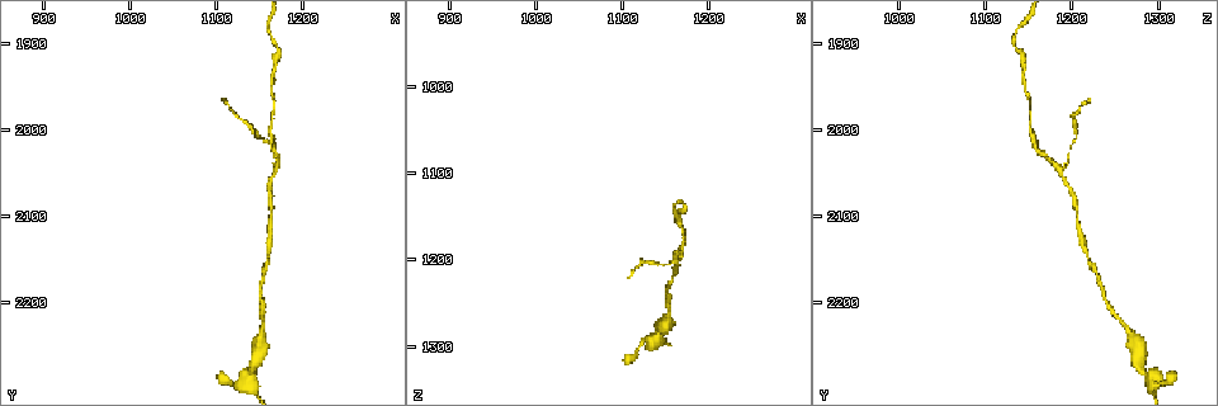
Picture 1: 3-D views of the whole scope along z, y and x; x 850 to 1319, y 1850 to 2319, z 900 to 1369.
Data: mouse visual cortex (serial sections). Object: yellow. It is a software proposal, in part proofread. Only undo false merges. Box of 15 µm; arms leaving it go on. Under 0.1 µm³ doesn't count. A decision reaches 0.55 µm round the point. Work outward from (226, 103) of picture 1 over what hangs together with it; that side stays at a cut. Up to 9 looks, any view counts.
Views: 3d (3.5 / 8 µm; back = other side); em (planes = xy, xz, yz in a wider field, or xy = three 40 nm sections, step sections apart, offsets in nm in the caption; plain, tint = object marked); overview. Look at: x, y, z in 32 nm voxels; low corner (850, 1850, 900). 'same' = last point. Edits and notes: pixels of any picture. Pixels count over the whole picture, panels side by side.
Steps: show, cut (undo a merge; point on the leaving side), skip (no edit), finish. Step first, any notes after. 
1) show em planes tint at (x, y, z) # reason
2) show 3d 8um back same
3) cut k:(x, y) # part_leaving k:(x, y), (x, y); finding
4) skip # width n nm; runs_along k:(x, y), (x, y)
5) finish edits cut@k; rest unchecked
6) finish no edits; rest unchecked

show 3d 3.5um at (1170, 2045, 1195)

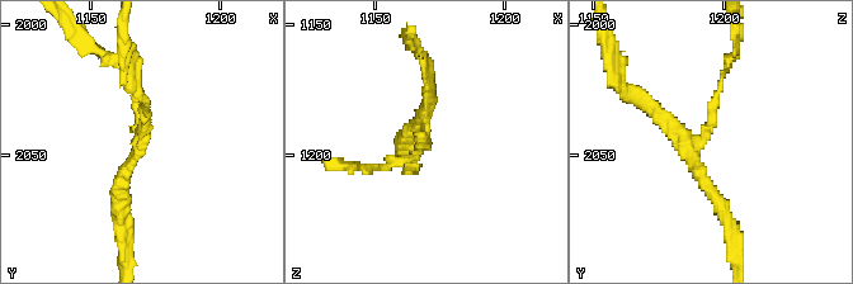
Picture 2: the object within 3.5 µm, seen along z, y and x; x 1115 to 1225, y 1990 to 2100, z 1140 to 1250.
show em xy step 2 tint at (1170, 2045, 1190)

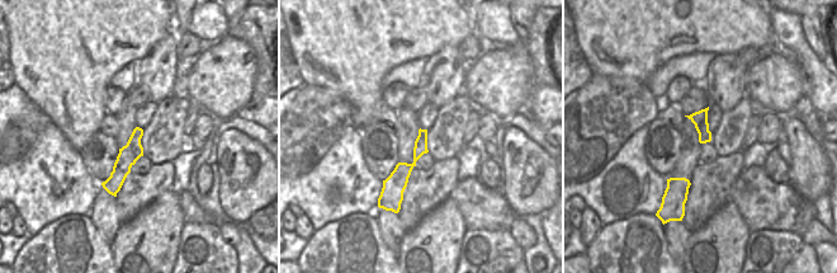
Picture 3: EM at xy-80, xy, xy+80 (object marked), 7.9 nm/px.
show em xy step 1 tint same

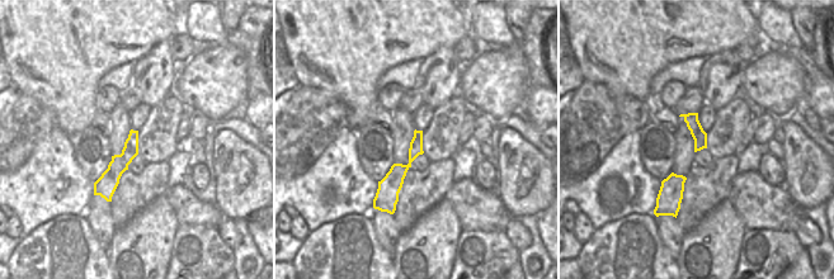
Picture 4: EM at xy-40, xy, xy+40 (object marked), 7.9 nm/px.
skip # runs_along 4:(419, 133), (409, 164), (381, 197); all the same cell

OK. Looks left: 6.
show 3d 3.5um at (1170, 1970, 1150) # thin neck

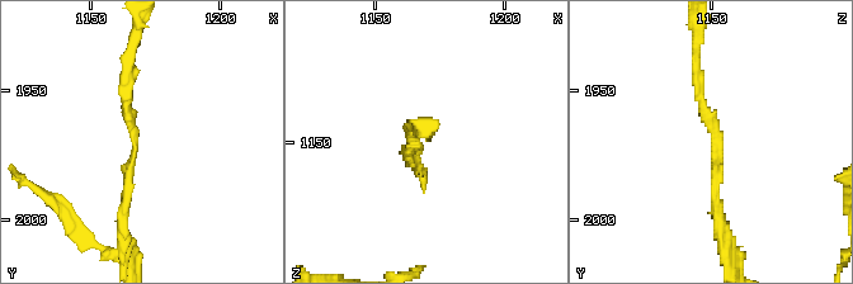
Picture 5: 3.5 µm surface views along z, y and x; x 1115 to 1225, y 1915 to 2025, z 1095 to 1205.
skip # runs_along 5:(721, 233), (719, 132), (696, 70); all the same cell

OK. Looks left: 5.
show 3d 3.5um at (1155, 2235, 1270) # sudden change in width

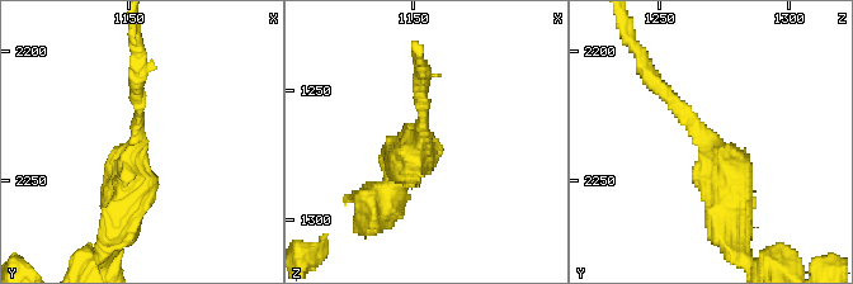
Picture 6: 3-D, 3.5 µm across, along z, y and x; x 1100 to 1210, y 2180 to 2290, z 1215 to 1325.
show em xy step 2 tint at (1153, 2237, 1270)

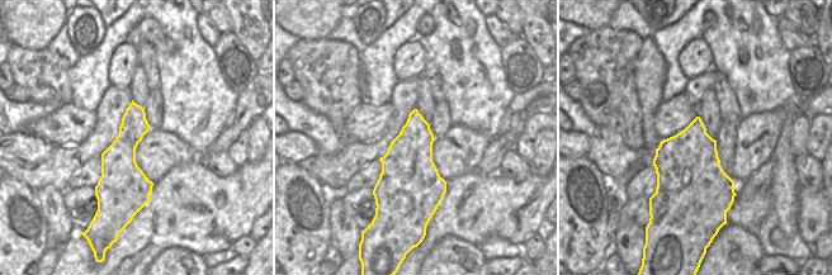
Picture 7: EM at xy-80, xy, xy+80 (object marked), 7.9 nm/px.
show em xy step 3 tint same # cut it another way

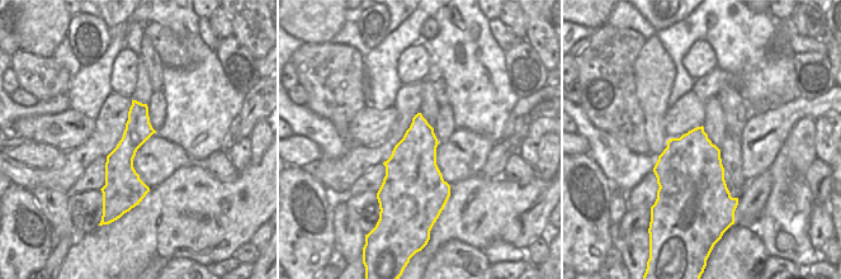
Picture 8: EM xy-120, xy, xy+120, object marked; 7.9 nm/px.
skip # arm_widths 200, 500 nm; runs_along 8:(136, 104), (128, 206); continuous, no second cell

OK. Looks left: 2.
show 3d 8um at (1135, 2290, 1290) # narrows sharply

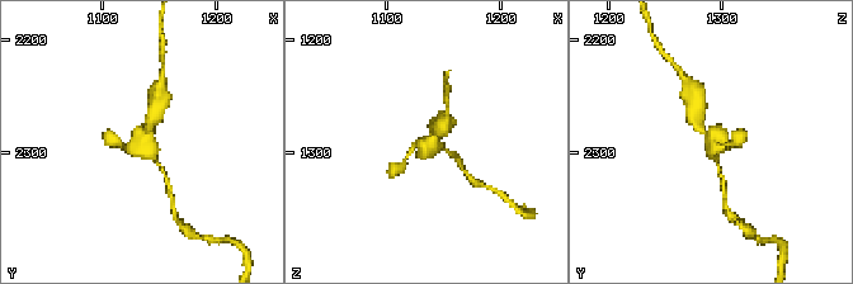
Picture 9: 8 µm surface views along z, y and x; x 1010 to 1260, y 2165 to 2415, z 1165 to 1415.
show 3d 3.5um at (1136, 2288, 1292)

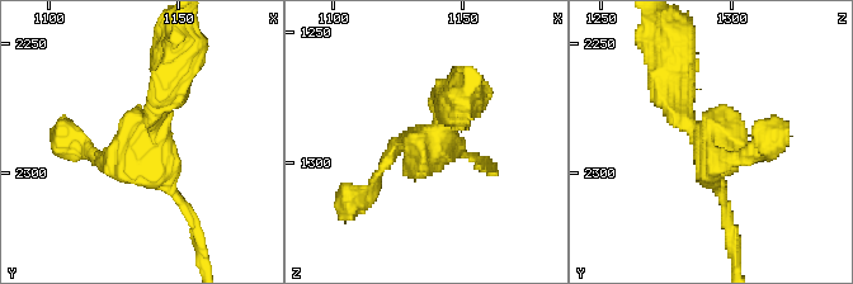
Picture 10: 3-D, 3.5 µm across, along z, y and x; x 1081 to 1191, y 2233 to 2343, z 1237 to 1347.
skip # runs_along 10:(457, 105), (375, 180); all the same cell

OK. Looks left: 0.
finish no edits; rest unchecked

